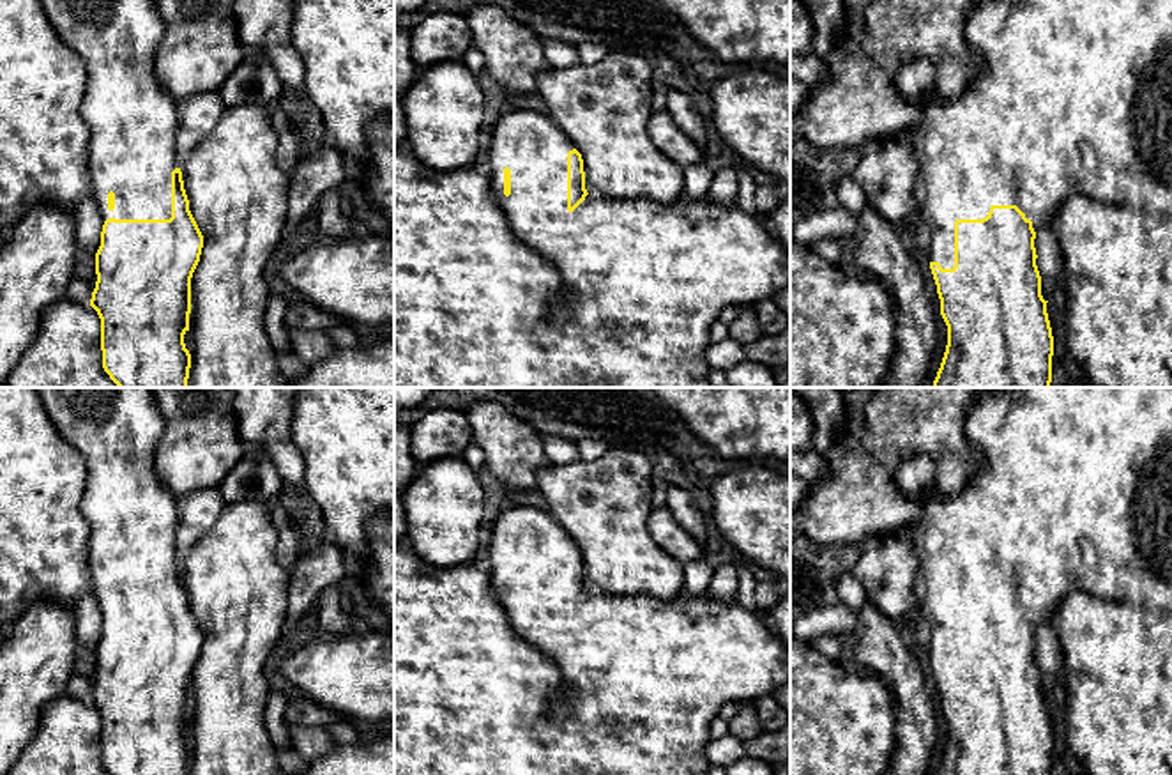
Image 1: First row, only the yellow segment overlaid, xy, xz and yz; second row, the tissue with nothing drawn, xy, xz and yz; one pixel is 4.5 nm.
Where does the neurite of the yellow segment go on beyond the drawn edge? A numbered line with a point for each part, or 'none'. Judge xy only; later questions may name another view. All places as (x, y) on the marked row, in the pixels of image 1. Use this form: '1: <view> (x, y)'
1: xy (82, 114)

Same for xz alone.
1: xz (490, 291)

